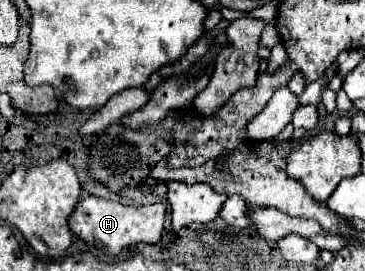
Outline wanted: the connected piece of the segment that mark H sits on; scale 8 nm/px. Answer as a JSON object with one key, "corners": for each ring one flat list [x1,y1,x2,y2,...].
{"corners":[[95,195,79,199,77,207,69,215,69,227,77,237,85,239,91,245,103,247,111,255,117,255,123,247,129,247,135,243,157,243,161,239,163,221,165,221,163,203,133,207,133,205,123,205,117,201,103,199,103,197,95,197]]}

